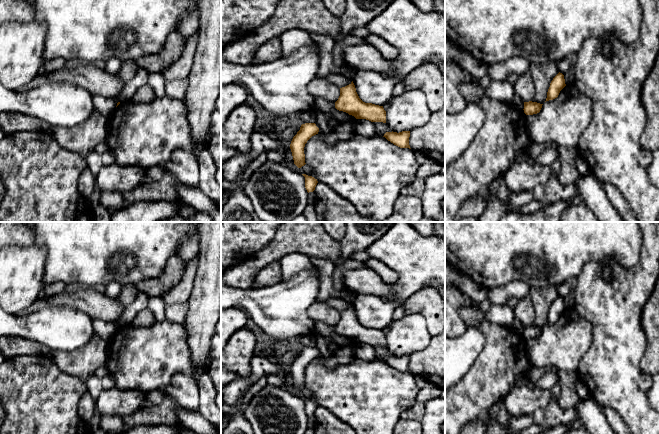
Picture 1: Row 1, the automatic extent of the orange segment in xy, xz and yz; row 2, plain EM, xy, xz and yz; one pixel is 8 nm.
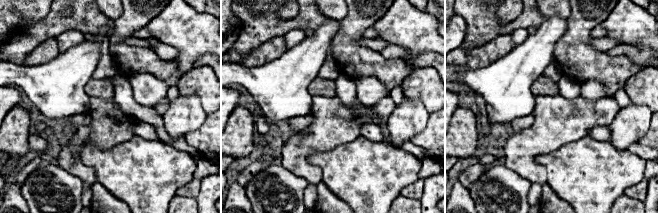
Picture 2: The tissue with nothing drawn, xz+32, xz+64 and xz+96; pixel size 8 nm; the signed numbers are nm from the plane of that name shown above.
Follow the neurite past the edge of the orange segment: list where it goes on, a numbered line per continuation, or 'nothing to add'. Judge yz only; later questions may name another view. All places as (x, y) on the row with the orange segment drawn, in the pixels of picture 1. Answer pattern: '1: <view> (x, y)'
nothing to add

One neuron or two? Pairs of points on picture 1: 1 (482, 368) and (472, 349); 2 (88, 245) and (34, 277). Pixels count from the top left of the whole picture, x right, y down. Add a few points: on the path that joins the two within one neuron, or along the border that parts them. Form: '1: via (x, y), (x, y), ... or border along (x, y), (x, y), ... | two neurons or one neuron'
1: border along (483, 334), (485, 345), (471, 368), (463, 376) | two neurons
2: border along (46, 249), (43, 283) | two neurons

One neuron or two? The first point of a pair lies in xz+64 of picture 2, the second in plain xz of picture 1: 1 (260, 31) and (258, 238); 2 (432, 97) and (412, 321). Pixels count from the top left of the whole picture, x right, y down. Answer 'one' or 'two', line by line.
1: two
2: two

